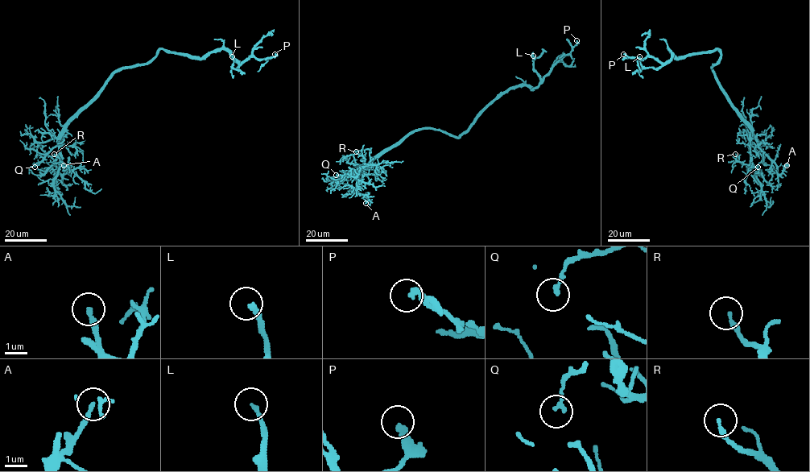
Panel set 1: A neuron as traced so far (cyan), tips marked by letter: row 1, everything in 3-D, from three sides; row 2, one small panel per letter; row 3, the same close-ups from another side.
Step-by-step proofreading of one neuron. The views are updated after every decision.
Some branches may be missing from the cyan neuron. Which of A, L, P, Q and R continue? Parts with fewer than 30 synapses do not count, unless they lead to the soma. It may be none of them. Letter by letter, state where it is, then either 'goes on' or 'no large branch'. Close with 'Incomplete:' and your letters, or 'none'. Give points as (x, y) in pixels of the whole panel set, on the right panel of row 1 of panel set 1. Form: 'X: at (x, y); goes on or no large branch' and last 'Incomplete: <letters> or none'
A: at (787, 165); no large branch
L: at (639, 56); no large branch
P: at (623, 54); no large branch
Q: at (758, 167); no large branch
R: at (735, 154); no large branch
Incomplete: none

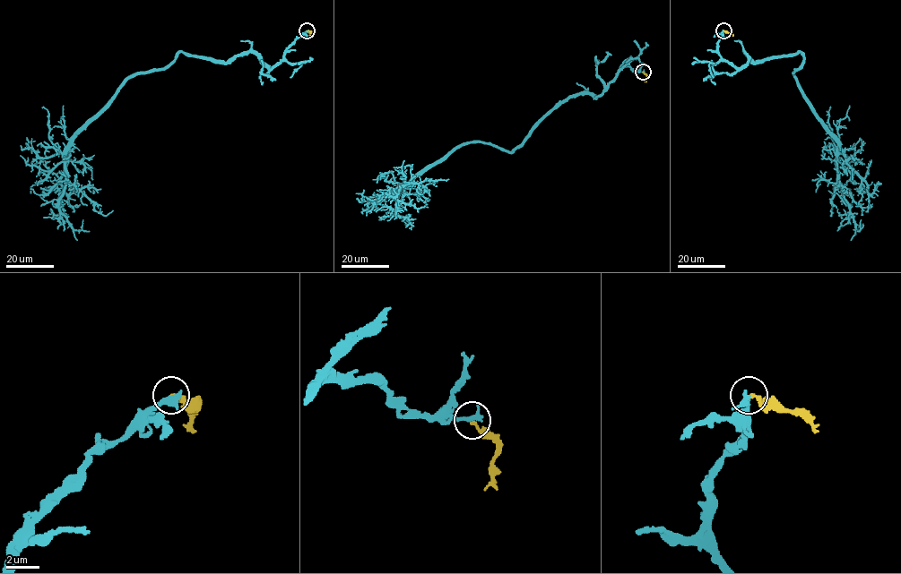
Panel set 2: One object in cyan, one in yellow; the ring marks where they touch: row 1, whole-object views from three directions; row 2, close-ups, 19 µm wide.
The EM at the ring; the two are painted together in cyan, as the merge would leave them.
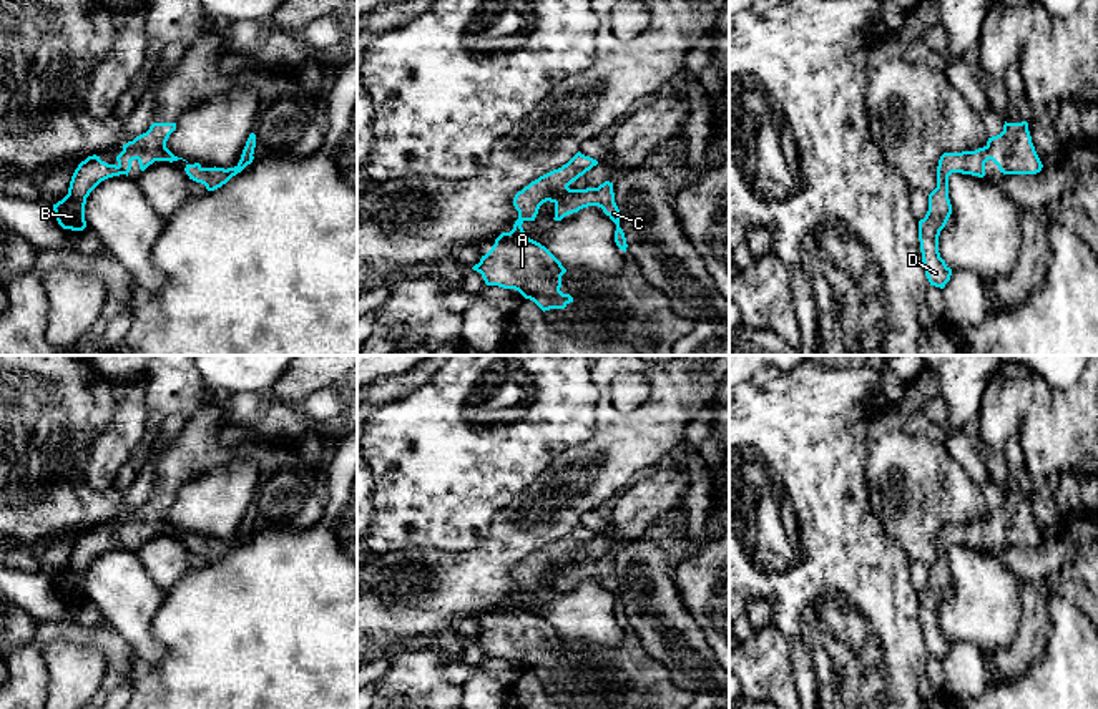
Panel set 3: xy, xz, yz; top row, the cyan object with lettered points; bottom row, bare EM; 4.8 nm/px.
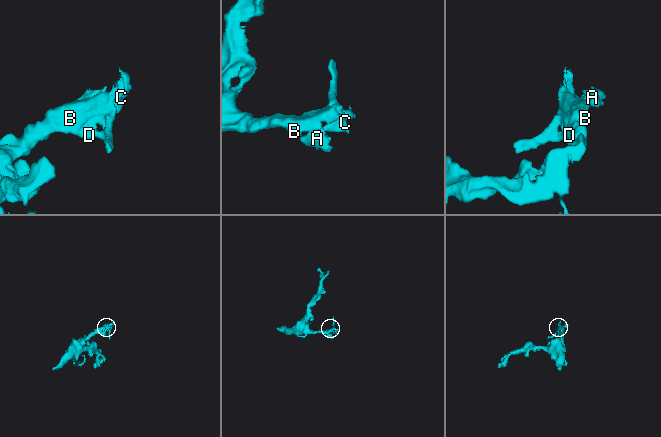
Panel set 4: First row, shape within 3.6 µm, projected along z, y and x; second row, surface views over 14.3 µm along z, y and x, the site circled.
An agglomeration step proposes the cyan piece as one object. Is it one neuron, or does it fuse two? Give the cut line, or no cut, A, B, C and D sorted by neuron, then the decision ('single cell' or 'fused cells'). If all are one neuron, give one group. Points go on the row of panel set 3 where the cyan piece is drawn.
no cut; A B C D; single cell

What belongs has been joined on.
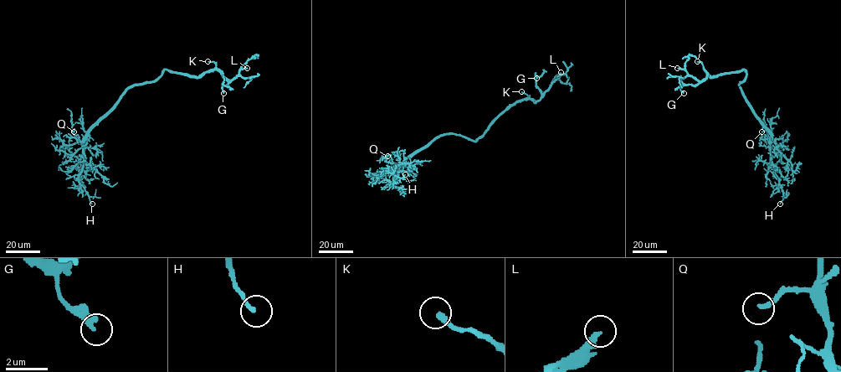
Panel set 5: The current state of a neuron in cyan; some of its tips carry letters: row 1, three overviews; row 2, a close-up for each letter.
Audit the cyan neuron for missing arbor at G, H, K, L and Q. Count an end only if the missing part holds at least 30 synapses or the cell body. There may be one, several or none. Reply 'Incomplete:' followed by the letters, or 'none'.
Incomplete: L

